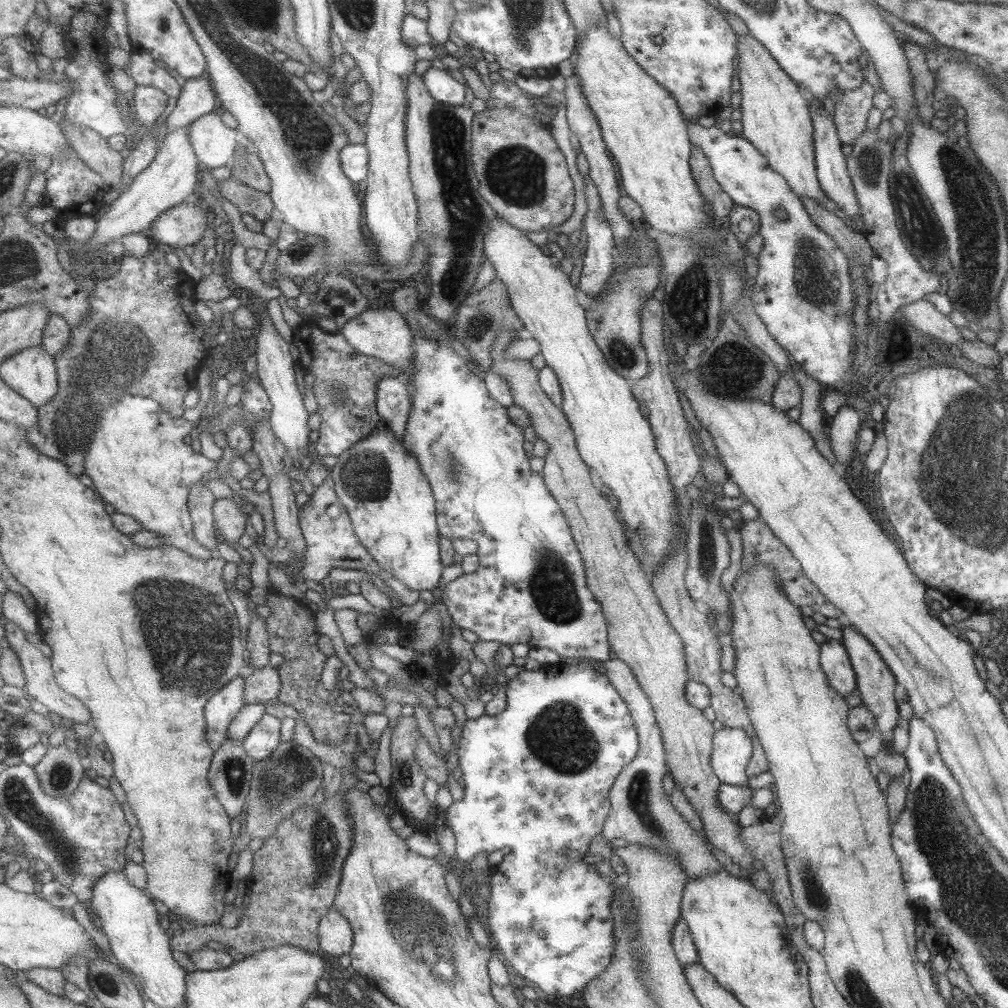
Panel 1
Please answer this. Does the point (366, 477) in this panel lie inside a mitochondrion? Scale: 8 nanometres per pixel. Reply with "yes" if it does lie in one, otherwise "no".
yes

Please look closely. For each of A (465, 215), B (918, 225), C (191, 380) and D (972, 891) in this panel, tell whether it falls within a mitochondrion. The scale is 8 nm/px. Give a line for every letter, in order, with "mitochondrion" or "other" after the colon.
A: mitochondrion
B: mitochondrion
C: other
D: mitochondrion

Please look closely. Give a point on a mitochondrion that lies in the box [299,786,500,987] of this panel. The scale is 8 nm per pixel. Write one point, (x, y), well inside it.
(423, 937)

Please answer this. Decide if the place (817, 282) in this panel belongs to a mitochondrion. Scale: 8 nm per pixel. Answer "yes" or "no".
yes

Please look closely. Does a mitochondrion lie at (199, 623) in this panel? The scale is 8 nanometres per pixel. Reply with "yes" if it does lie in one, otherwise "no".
yes

